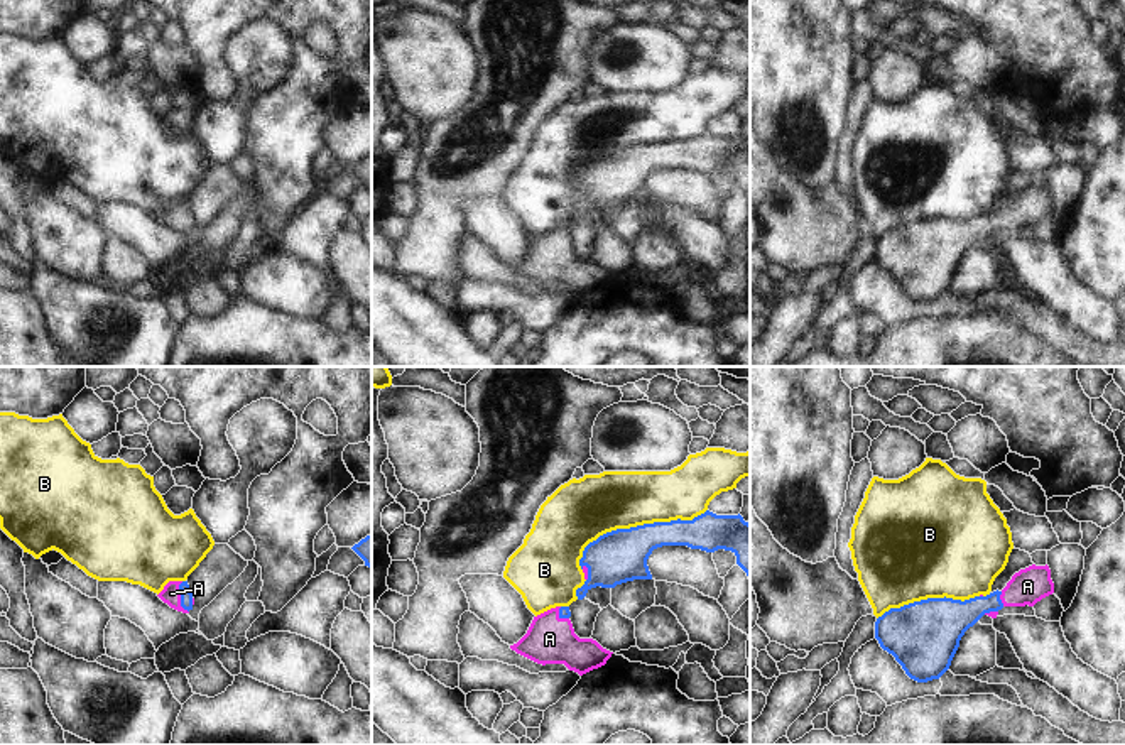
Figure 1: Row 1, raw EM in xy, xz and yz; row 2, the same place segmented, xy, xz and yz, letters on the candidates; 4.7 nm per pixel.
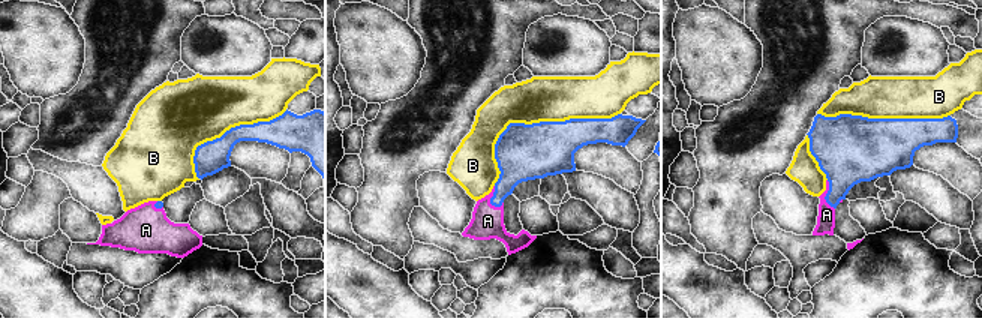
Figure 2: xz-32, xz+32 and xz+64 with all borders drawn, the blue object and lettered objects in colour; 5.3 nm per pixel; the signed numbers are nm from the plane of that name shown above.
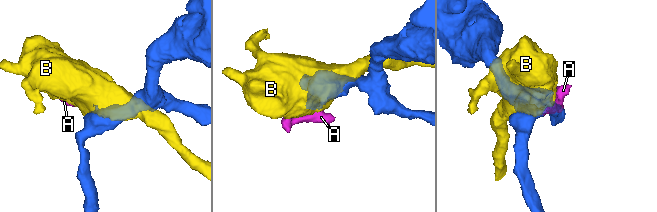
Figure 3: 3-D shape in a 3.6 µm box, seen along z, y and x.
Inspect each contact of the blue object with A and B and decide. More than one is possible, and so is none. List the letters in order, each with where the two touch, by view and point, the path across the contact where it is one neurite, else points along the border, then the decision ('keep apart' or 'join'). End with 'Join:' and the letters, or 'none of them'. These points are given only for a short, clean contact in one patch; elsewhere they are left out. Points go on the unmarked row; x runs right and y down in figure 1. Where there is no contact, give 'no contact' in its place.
A: contact xy (181, 218); way xy (186, 218), (181, 218), (171, 215); join
B: contact xz (637, 147); keep apart
Join: A

